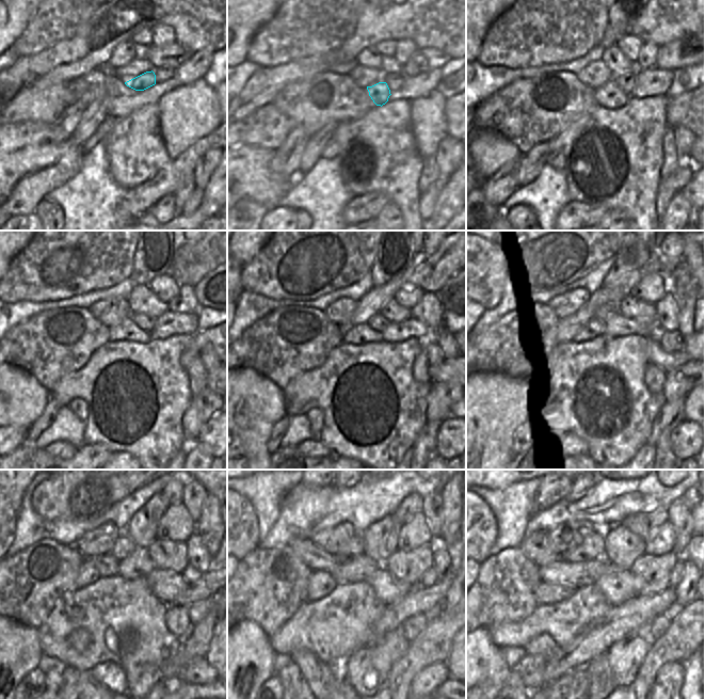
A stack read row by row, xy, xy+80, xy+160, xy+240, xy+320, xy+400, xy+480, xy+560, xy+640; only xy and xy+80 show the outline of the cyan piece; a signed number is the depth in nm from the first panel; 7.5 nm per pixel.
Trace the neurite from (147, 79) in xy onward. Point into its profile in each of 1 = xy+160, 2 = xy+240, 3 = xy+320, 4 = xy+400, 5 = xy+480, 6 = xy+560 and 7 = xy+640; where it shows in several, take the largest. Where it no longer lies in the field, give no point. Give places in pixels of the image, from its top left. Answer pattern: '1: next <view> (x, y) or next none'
1: next xy+160 (609, 95)
2: next xy+240 (127, 330)
3: next xy+320 (362, 333)
4: next xy+400 (596, 328)
5: next xy+480 (108, 566)
6: next xy+560 (315, 557)
7: next xy+640 (537, 546)

